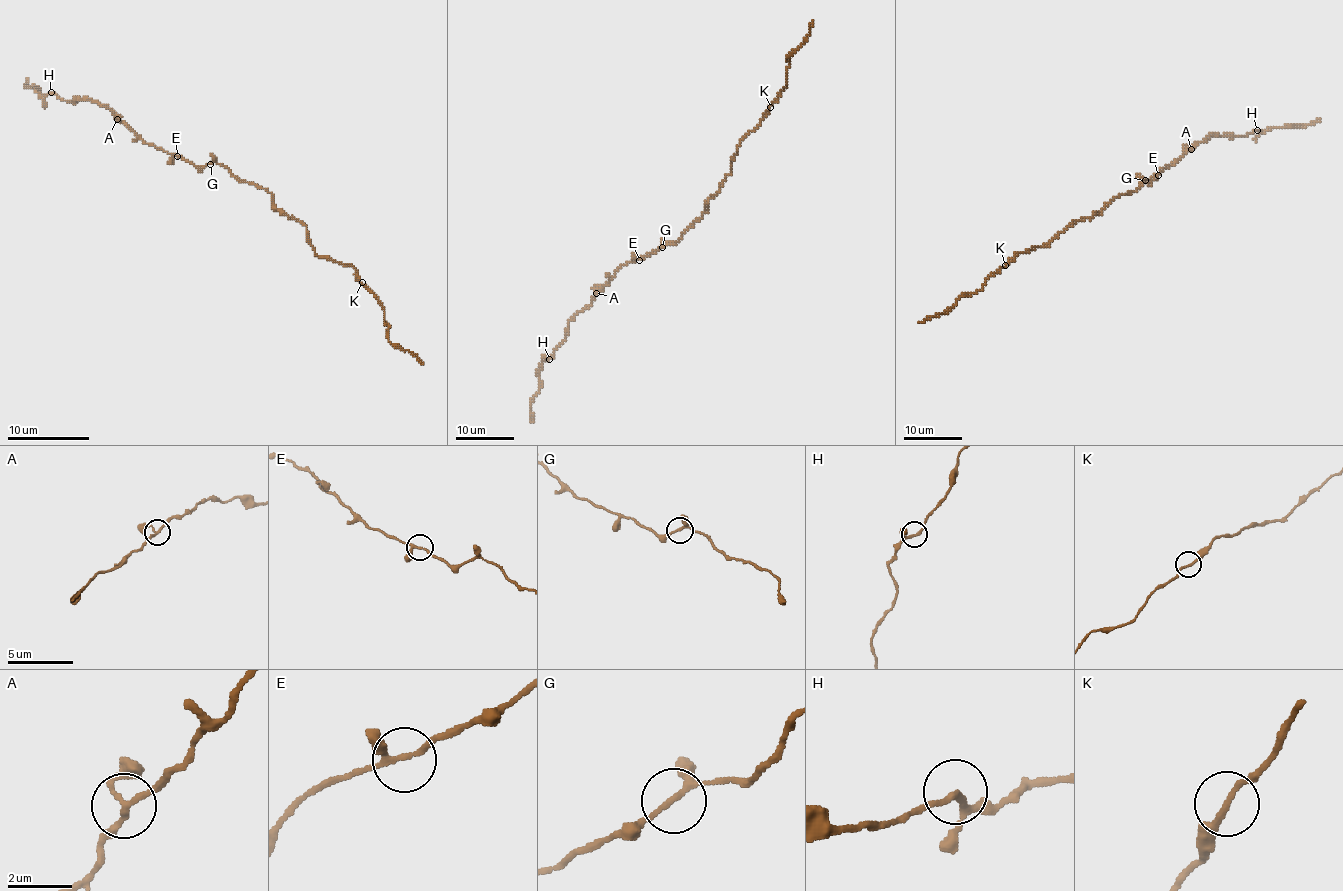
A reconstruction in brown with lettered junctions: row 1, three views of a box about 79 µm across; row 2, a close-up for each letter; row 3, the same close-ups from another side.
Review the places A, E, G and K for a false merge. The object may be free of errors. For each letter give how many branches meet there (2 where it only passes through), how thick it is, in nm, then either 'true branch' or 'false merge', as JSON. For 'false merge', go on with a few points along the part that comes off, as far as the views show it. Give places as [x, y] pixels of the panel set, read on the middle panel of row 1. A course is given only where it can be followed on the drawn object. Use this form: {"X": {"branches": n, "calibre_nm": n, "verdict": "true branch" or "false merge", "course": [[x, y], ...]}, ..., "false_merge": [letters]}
{"A": {"branches": 3, "calibre_nm": 160, "verdict": "true branch"}, "E": {"branches": 3, "calibre_nm": 170, "verdict": "true branch"}, "G": {"branches": 3, "calibre_nm": 160, "verdict": "true branch"}, "K": {"branches": 2, "calibre_nm": 180, "verdict": "true branch"}, "false_merge": []}

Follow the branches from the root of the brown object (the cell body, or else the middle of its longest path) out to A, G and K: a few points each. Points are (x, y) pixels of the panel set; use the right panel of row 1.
A: (1127, 194), (1136, 191), (1143, 179), (1150, 182), (1191, 148)
G: (1127, 194), (1136, 191), (1145, 180)
K: (1127, 194), (1114, 198), (1091, 218), (1076, 220), (1047, 244), (1018, 252), (1005, 265)

